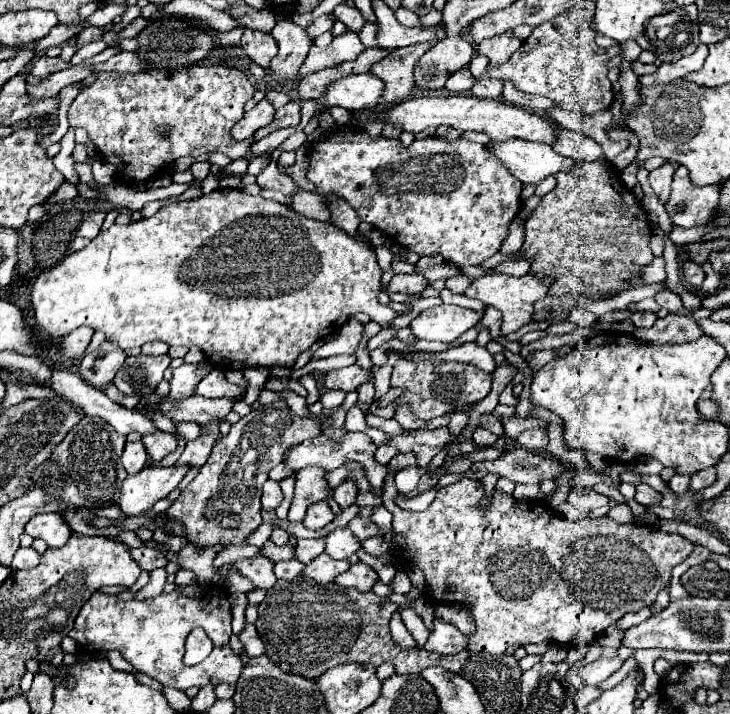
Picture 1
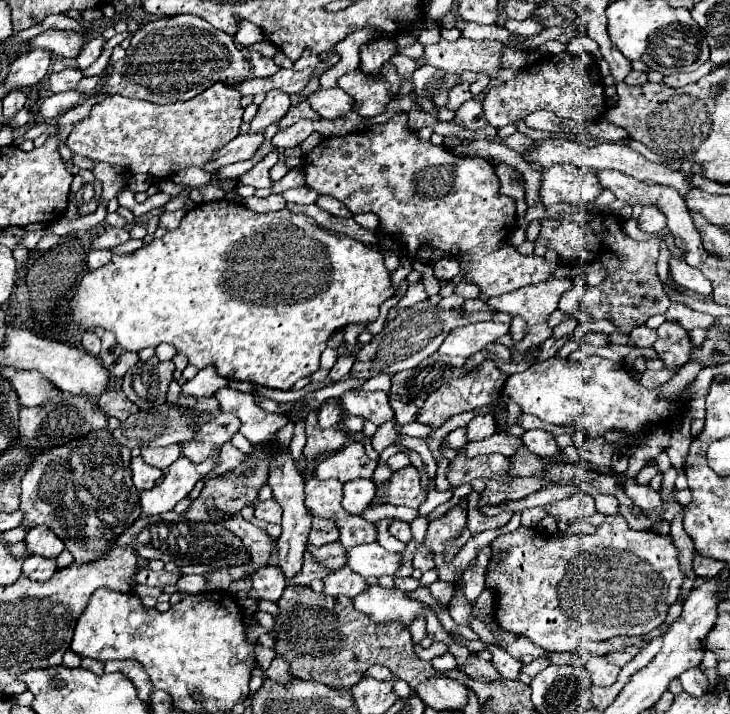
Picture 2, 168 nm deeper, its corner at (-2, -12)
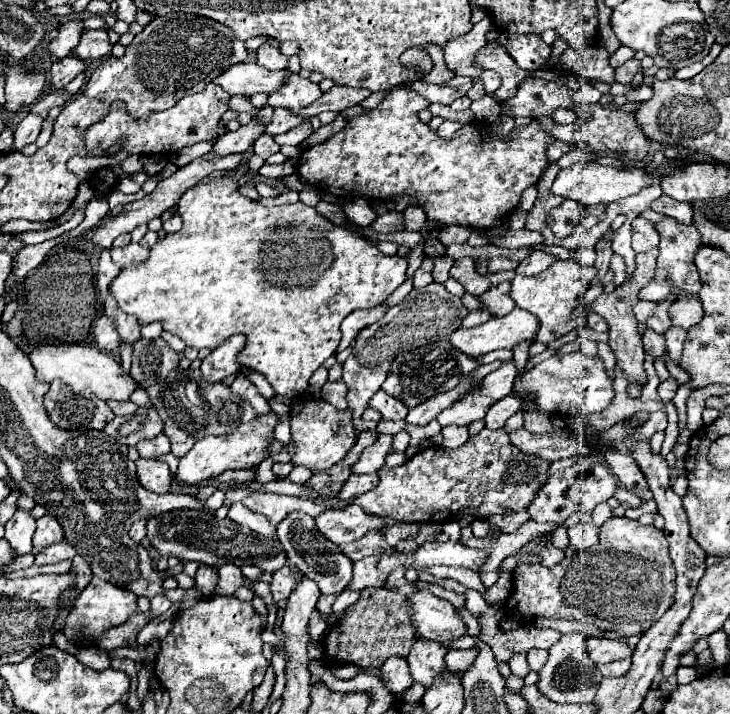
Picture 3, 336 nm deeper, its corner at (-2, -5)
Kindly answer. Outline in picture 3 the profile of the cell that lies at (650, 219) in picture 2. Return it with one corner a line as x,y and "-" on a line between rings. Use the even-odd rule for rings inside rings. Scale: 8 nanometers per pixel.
637,217
637,219
633,219
631,227
633,227
631,243
633,243
635,253
645,253
645,251
649,251
649,249
659,245
659,233
655,231
651,221

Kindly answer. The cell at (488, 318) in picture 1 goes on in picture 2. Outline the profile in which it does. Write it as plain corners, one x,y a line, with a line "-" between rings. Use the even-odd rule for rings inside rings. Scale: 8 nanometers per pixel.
419,302
413,308
401,310
399,316
393,320
397,324
389,324
377,336
373,336
373,340
357,356
357,362
353,364
351,372
357,378
369,380
371,376
375,376
379,372
395,374
395,372
401,372
407,368
415,368
421,360
425,360
427,356
431,356
439,348
443,338
453,328
465,326
471,322
493,320
493,314
493,312
465,312
463,316
457,316
457,314
453,314
453,310
439,310
437,306
431,306
429,302

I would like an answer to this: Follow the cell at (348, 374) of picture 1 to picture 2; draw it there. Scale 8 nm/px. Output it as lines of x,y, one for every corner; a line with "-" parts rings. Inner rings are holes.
347,390
339,398
343,410
353,416
361,416
371,420
373,424
383,424
393,418
393,410
389,406
389,396
385,392
363,392
363,390

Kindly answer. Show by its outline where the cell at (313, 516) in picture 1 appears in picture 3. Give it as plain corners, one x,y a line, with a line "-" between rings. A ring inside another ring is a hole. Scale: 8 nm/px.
353,503
345,509
333,509
321,513
315,519
315,523
329,541
341,545
341,543
357,541
371,529
381,529
383,525
387,525
385,519
389,517
371,517

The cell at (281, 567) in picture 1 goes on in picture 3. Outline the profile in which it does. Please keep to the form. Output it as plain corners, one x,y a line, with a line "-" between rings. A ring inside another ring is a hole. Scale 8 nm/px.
301,511
289,513
289,517
285,517
277,525
277,537
287,551
289,563
295,565
299,571
303,571
309,579
313,579
319,585
319,591
323,595
339,595
345,589
349,589
349,581
353,575
353,563
349,561
349,557
341,553
337,545
333,545
327,537
321,537
321,531
317,529
313,517

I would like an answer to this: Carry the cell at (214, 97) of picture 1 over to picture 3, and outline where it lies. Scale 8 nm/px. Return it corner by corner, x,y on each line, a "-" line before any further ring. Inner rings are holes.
209,83
201,93
181,99
175,107
171,107
167,111
151,113
147,119
133,119
131,115
127,115
123,103
113,103
109,115
101,123
95,123
93,127
89,127
89,131
85,135
87,149
89,151
107,149
115,143
121,143
121,147
127,153
157,155
157,153
173,153
173,151
177,153
179,149
183,149
187,145
217,139
219,135
227,133
225,127
219,127
219,119
227,111
229,97
231,95
225,93
219,85

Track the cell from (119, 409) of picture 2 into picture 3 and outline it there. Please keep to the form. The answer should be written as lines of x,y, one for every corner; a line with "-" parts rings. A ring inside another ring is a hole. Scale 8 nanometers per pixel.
109,401
107,405
111,407
111,411
113,411
115,415
131,415
131,413
135,413
135,411
137,411
137,405
135,405
135,403
131,403
131,401
125,401
125,403

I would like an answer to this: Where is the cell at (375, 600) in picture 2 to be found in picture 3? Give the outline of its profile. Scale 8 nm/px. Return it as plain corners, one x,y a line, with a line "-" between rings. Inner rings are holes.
427,589
409,595
409,609
415,611
413,623
417,627
417,633
425,639
437,641
447,647
449,641
467,635
467,627
457,609
451,603
435,597

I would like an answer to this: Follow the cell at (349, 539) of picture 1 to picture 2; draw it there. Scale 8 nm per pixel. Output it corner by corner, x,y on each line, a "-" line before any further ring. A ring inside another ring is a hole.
377,542
347,548
345,558
347,558
347,566
353,568
353,572
357,572
357,574
361,574
365,578
367,576
379,578
383,574
393,576
395,570
399,568
399,560
401,560
399,554
387,552

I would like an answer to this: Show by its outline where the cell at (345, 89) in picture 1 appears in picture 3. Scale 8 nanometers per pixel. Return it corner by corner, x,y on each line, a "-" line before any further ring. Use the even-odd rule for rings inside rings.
291,75
281,89
269,93
269,105
271,107
287,107
287,109
303,109
311,105
315,99
321,97
319,85
311,83
309,79
303,79
299,75

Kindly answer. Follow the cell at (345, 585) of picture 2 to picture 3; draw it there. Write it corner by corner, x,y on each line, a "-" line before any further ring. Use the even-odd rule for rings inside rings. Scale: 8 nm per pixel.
365,557
365,559
359,559
355,561
355,567
353,567
353,581
351,581
351,587
353,591
363,591
367,587
383,587
385,581
387,581
389,575
381,573
377,569
377,557

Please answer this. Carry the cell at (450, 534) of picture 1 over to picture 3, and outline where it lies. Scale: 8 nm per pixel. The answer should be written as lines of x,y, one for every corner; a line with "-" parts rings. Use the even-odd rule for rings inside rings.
611,517
605,525
601,525
599,545
585,553
567,555
555,567
543,565
519,565
513,571
513,593
507,599
505,607
513,613
515,619
531,619
531,617
547,617
547,619
577,619
595,623
605,631
615,631
619,635
641,635
649,625
657,623
669,605
673,605
675,597
675,569
669,557
669,543
665,541
663,531
653,525
639,525
627,517

